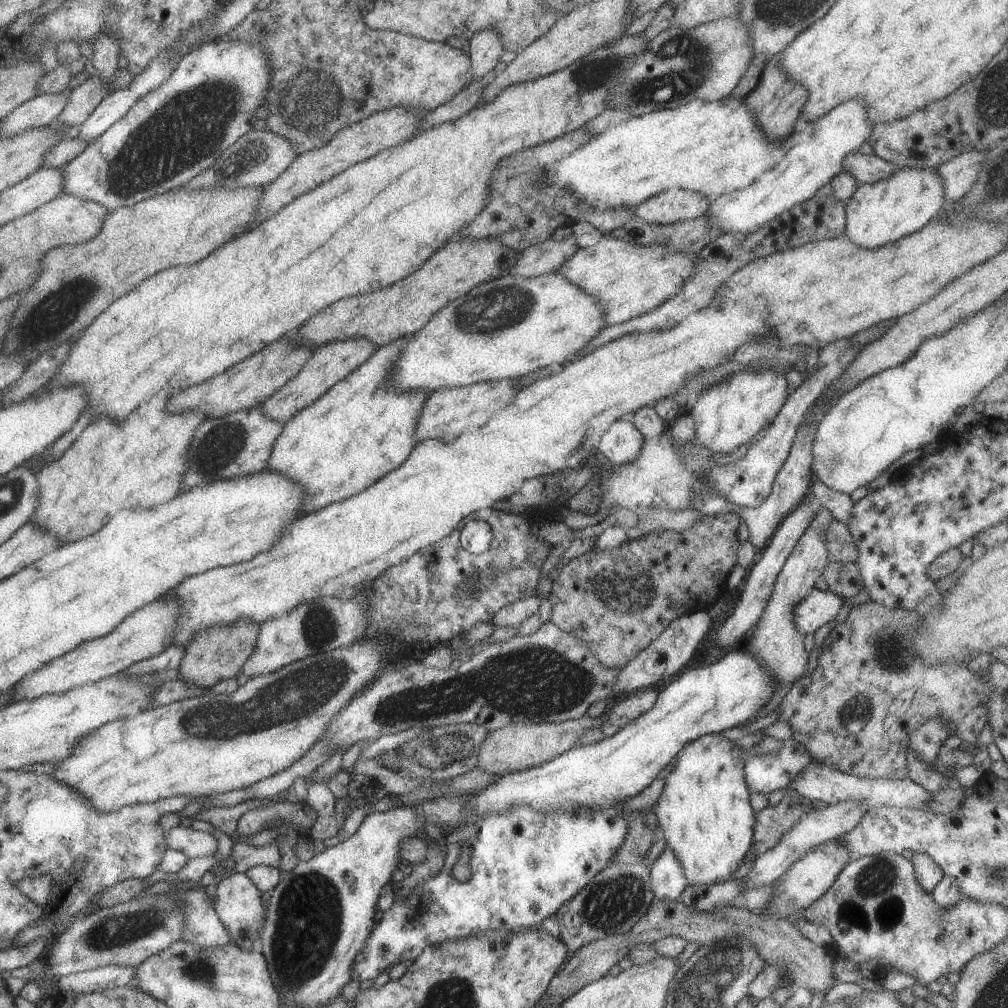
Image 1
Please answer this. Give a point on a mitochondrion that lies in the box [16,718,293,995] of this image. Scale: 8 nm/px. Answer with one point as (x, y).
(123, 929)

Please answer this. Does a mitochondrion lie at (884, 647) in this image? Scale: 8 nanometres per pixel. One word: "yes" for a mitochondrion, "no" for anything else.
yes

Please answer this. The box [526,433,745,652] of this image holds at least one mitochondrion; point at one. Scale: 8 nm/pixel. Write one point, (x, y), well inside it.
(620, 584)

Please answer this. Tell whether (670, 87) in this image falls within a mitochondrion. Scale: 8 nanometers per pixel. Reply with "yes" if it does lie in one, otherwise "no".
yes

